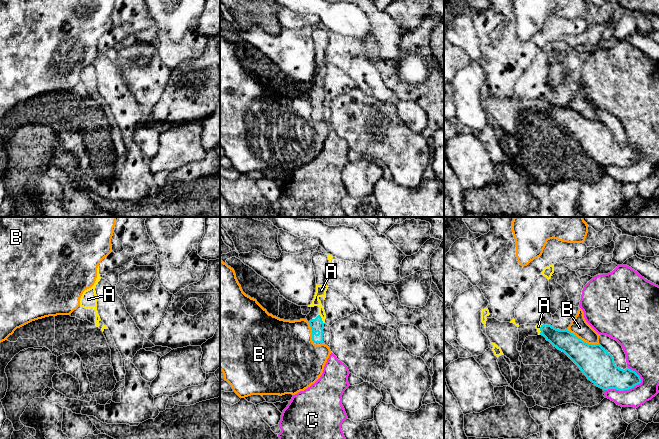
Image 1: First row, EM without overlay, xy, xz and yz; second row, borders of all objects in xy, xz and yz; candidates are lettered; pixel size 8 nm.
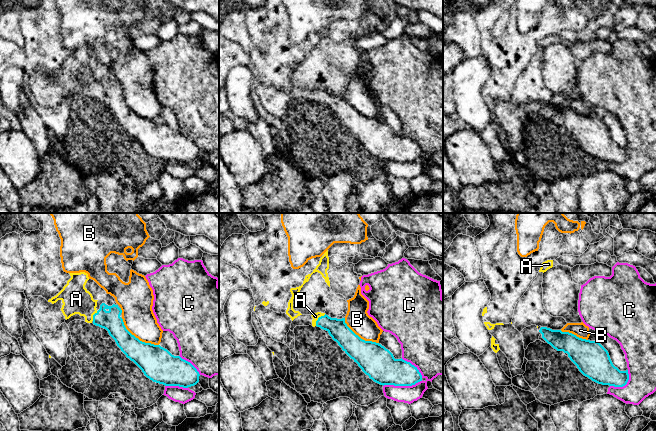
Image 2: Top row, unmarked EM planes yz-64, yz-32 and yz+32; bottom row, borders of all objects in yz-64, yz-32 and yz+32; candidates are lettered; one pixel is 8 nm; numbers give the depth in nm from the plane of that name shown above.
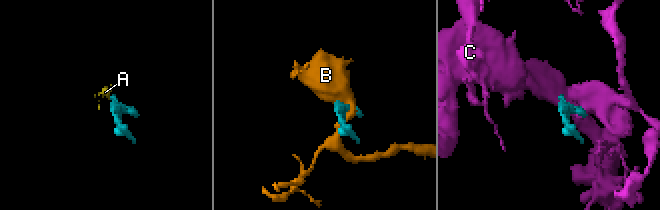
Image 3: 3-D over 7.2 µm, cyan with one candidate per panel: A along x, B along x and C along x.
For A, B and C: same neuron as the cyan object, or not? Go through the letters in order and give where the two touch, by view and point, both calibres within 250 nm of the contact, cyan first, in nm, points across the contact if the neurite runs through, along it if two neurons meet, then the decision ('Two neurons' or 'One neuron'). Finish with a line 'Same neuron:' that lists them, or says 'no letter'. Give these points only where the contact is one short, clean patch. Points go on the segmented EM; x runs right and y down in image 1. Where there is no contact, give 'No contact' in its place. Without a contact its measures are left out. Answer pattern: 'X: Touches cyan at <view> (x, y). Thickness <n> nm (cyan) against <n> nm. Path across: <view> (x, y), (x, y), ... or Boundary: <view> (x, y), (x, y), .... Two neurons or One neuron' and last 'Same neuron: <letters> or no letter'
A: Touches cyan at xz (321, 319). Thickness 110 nm (cyan) against 80 nm. Path across: xz (317, 325), (321, 319), (317, 302), (321, 290). One neuron
B: Touches cyan at yz (582, 340). Thickness 260 nm (cyan) against 140 nm. Two neurons
C: Touches cyan at yz (624, 389). Thickness 240 nm (cyan) against 180 nm. Two neurons
Same neuron: A

